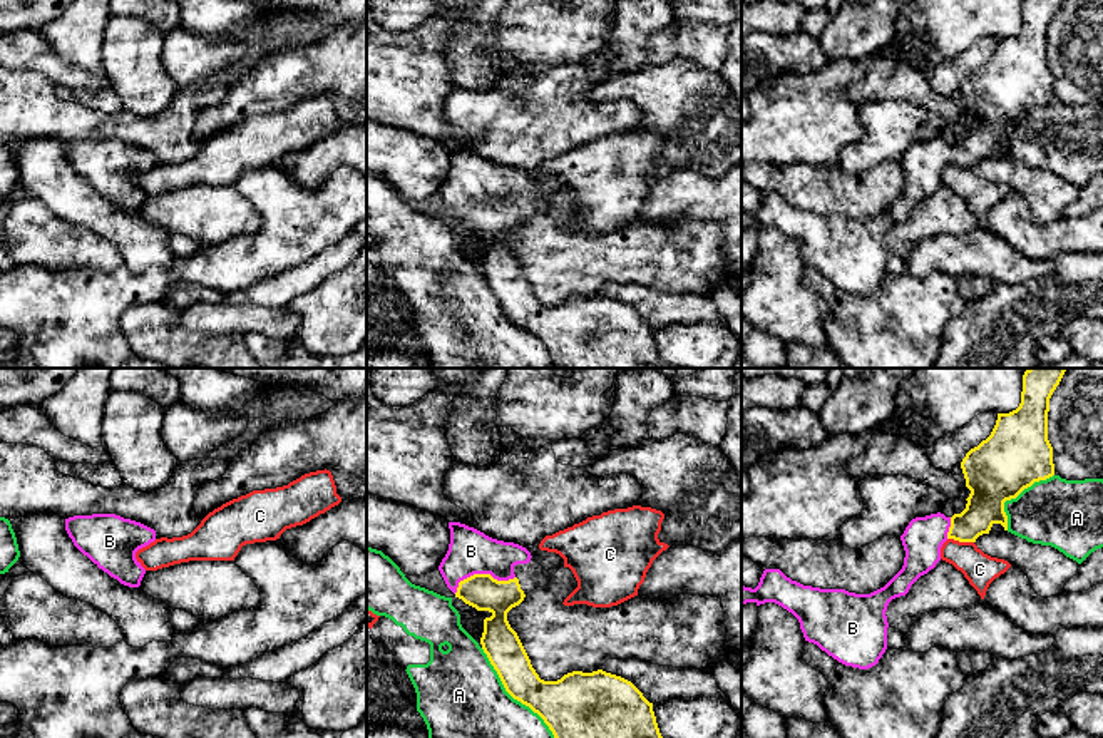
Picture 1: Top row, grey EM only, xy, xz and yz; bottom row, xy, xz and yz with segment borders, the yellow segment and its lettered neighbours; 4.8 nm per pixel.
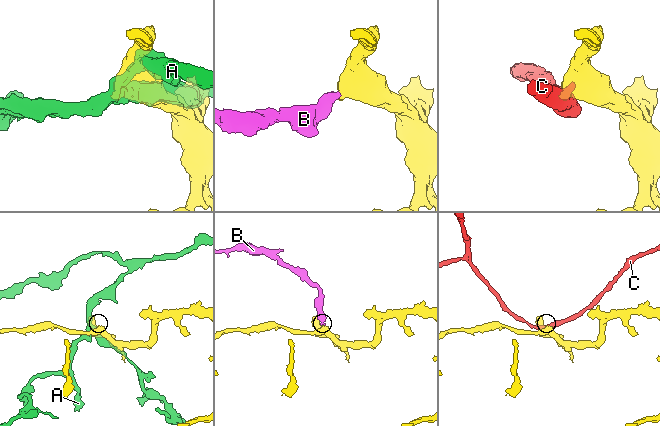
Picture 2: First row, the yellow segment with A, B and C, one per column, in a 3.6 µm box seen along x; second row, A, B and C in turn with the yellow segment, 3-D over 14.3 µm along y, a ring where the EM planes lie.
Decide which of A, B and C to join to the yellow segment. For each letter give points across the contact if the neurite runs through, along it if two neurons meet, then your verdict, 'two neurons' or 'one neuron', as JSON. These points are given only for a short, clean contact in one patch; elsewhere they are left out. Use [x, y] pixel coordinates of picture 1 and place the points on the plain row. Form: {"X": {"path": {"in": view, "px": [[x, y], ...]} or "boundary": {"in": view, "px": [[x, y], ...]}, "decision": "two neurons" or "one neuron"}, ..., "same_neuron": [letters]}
{"A": {"decision": "two neurons"}, "B": {"path": {"in": "xz", "px": [[484, 218], [481, 199], [471, 176]]}, "decision": "one neuron"}, "C": {"boundary": {"in": "yz", "px": [[948, 163], [973, 168]]}, "decision": "two neurons"}, "same_neuron": ["B"]}

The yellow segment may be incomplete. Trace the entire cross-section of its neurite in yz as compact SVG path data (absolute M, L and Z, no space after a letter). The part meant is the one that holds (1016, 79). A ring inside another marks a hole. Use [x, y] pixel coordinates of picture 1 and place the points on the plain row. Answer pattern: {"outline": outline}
{"outline": "M1023 0L1021 28L1009 38L998 38L991 60L971 74L961 87L966 112L971 115L966 134L946 142L931 139L916 142L900 161L905 182L902 194L880 214L870 219L855 219L845 214L820 214L803 211L787 202L780 194L765 194L755 214L741 211L741 231L755 228L775 228L792 238L803 258L805 266L817 269L839 288L859 295L869 295L879 288L887 274L887 231L892 224L905 221L911 211L941 186L941 172L947 164L976 167L989 159L994 149L1008 156L1004 127L1016 124L1034 107L1054 100L1053 72L1048 65L1049 23L1063 0Z"}

